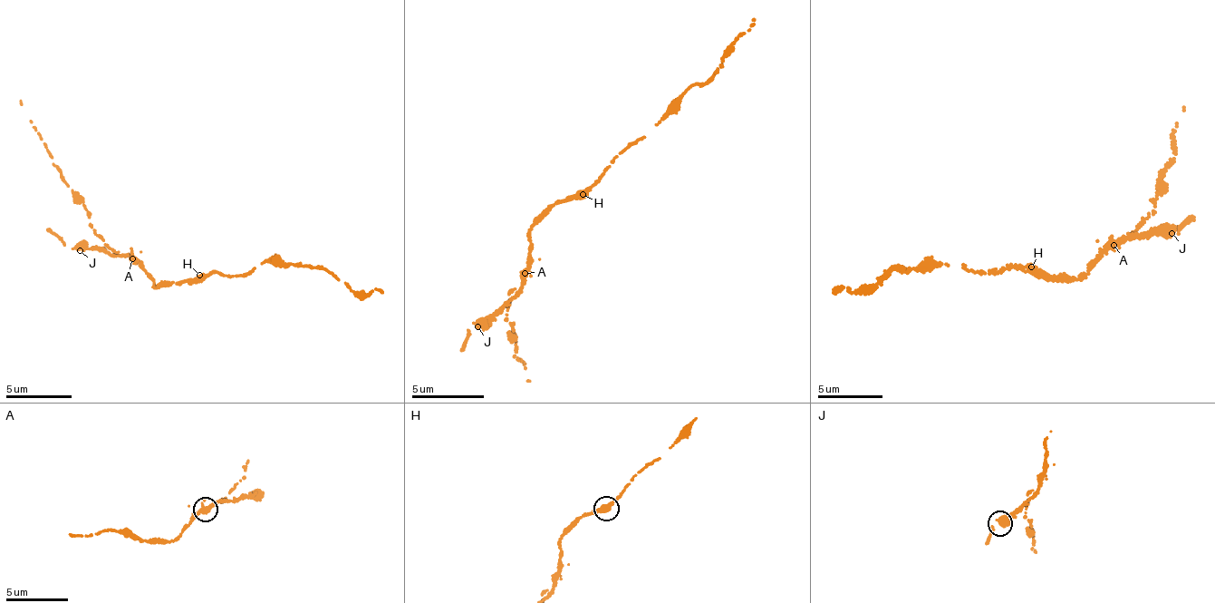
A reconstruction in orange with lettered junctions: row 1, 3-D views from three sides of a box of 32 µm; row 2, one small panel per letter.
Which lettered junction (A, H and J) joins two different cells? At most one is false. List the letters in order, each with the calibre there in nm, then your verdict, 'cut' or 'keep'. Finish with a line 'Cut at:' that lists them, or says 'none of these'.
A: calibre 380 nm; cut
H: calibre 400 nm; keep
J: calibre 380 nm; keep
Cut at: A

